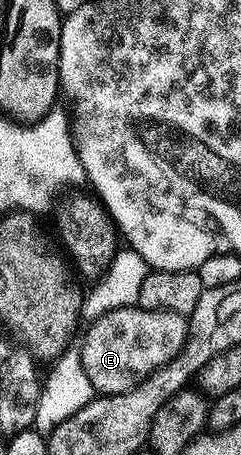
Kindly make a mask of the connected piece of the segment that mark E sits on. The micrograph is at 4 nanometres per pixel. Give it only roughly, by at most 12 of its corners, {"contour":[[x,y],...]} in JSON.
{"contour":[[138,304],[78,346],[99,395],[134,389],[181,351],[187,318]]}

